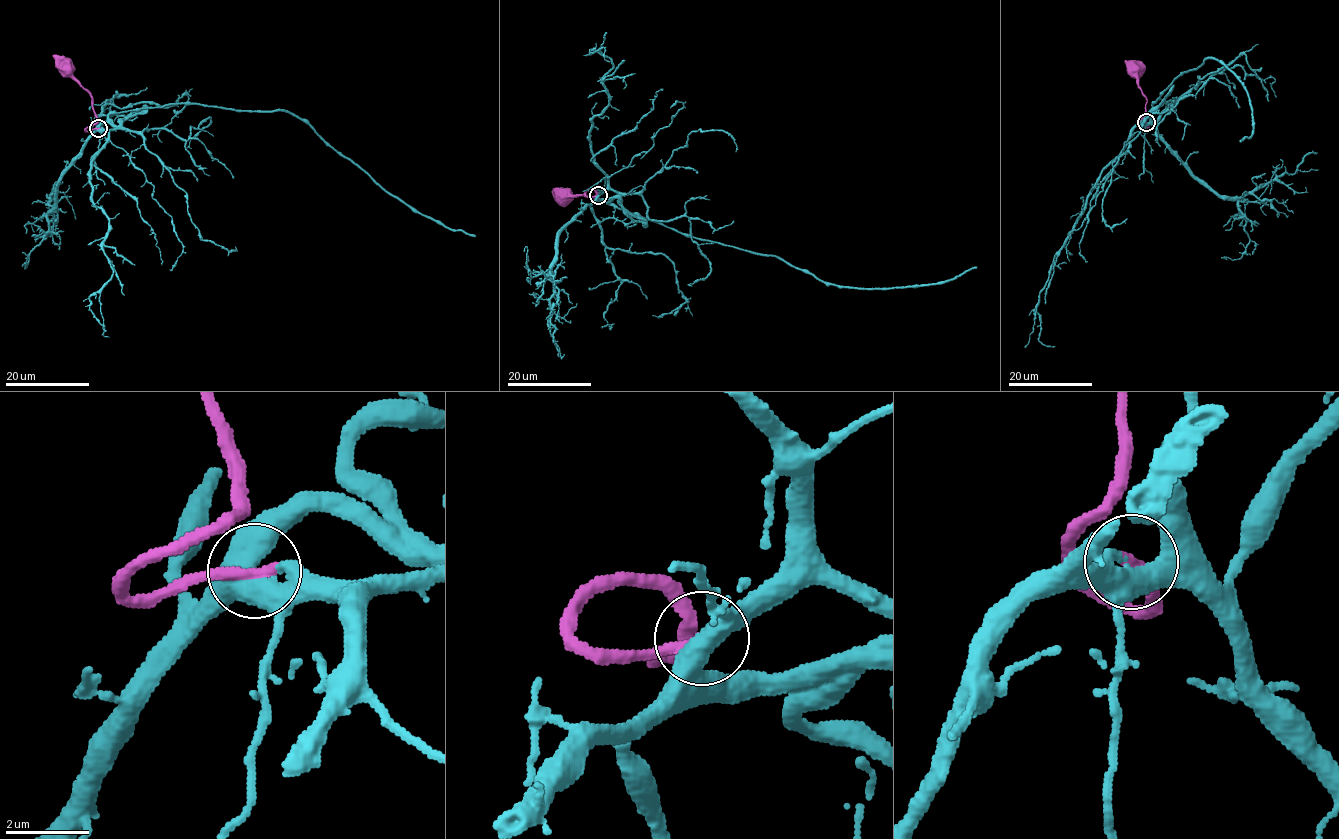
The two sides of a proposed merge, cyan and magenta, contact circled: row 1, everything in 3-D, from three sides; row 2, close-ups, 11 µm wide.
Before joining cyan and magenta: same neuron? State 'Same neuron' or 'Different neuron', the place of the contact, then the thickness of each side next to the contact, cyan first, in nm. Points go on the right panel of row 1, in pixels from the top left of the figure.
Same neuron. Place: (1146, 122). Thickness 500 nm (cyan) against 320 nm

